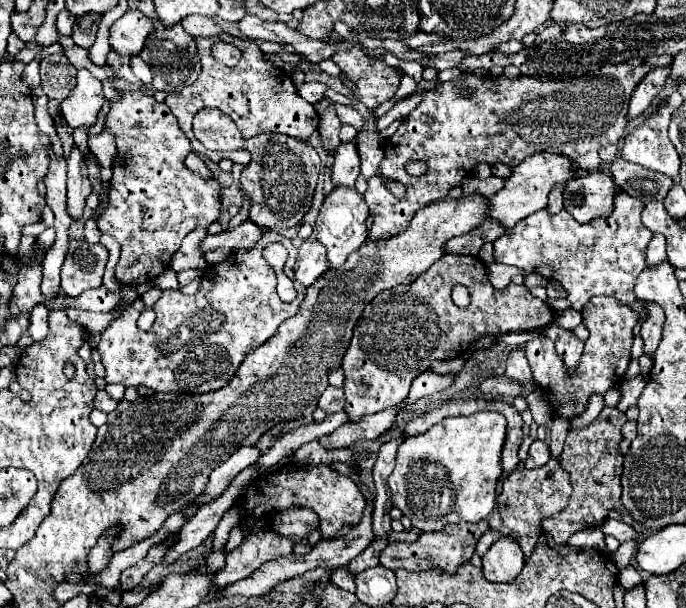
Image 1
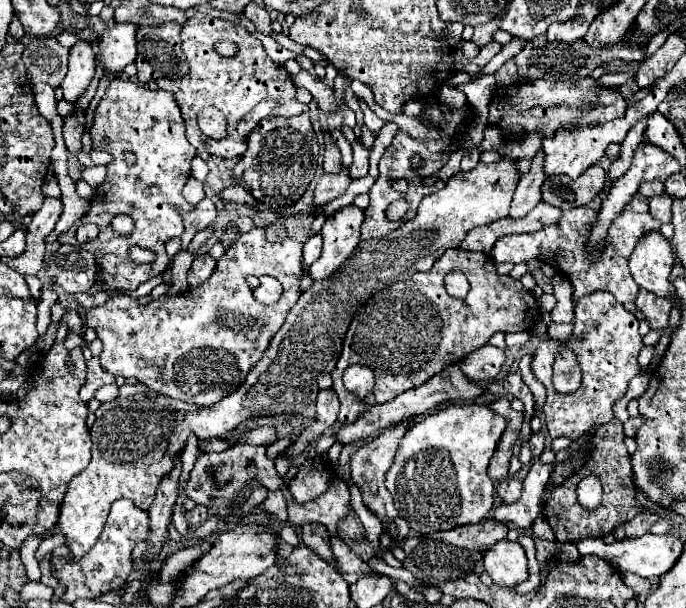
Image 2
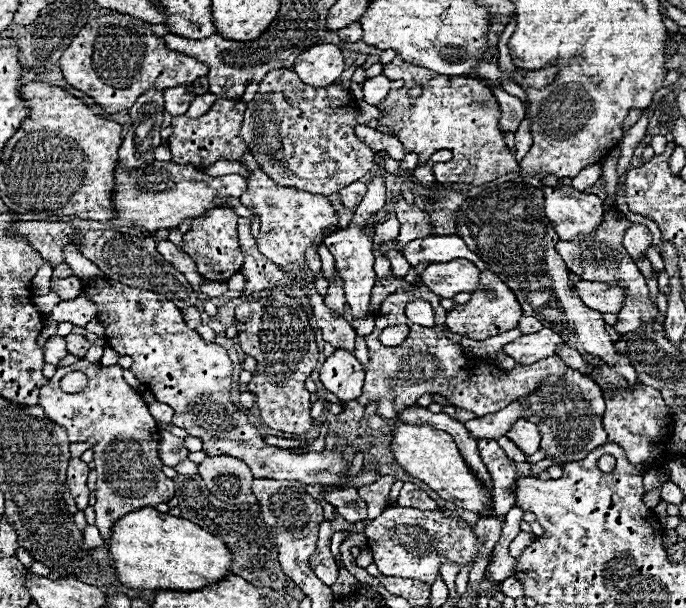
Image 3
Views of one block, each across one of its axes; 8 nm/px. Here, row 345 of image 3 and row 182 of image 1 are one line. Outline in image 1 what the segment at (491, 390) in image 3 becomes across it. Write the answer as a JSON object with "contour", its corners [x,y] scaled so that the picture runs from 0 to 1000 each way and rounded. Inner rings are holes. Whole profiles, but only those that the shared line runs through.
{"contour":[[[898,105],[875,109],[828,132],[784,132],[776,125],[703,132],[676,122],[668,132],[638,138],[586,197],[577,220],[563,230],[554,280],[536,293],[531,329],[545,355],[539,391],[551,395],[592,378],[606,345],[621,339],[621,329],[647,326],[703,263],[752,273],[767,257],[793,247],[822,253],[851,280],[872,276],[878,266],[872,247],[883,237],[901,237],[913,224],[918,155],[945,115],[945,109],[918,112],[915,105]],[[671,141],[679,141],[685,158],[673,158]],[[606,260],[624,266],[624,283],[612,293],[601,293],[589,280],[592,263]],[[557,293],[589,299],[595,309],[592,326],[580,329],[560,313]]]}

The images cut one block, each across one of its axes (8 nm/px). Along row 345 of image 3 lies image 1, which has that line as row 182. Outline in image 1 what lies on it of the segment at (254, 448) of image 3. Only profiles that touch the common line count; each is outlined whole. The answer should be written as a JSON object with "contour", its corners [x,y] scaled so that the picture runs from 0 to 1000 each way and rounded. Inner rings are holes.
{"contour":[[[178,148],[172,155],[175,164],[160,168],[160,184],[152,197],[152,214],[166,220],[172,257],[163,270],[166,286],[157,303],[157,339],[143,355],[143,378],[149,385],[160,385],[178,408],[166,444],[169,461],[181,470],[198,470],[236,451],[248,438],[248,424],[262,408],[268,388],[286,372],[303,372],[306,365],[318,362],[324,336],[321,303],[312,293],[297,296],[271,276],[268,260],[280,250],[280,240],[242,168],[227,168],[224,158],[216,158],[204,148]]]}

